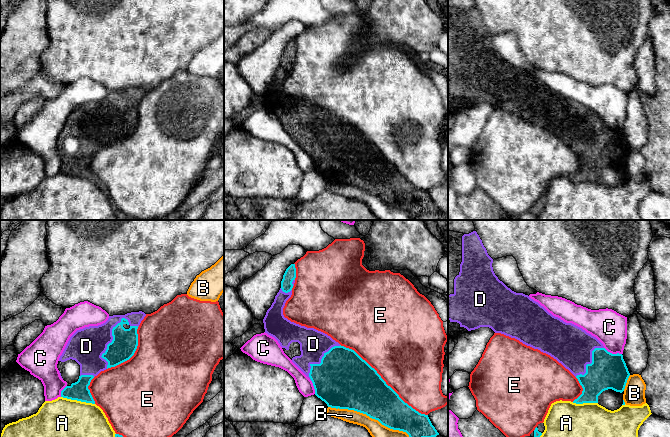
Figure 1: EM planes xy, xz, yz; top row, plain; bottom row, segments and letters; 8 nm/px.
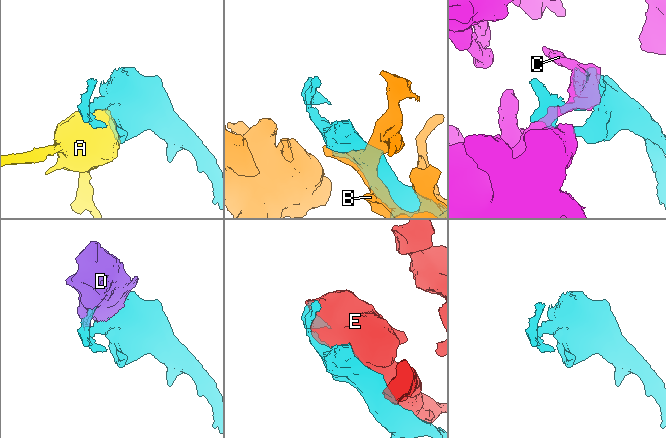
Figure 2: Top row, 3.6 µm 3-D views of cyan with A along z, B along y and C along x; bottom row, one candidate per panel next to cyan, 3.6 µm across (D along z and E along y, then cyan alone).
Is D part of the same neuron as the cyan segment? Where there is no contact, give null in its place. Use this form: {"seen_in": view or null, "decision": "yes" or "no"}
{"seen_in": "xy", "decision": "yes"}

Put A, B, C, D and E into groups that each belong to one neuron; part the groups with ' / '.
A / B / C / D / E

